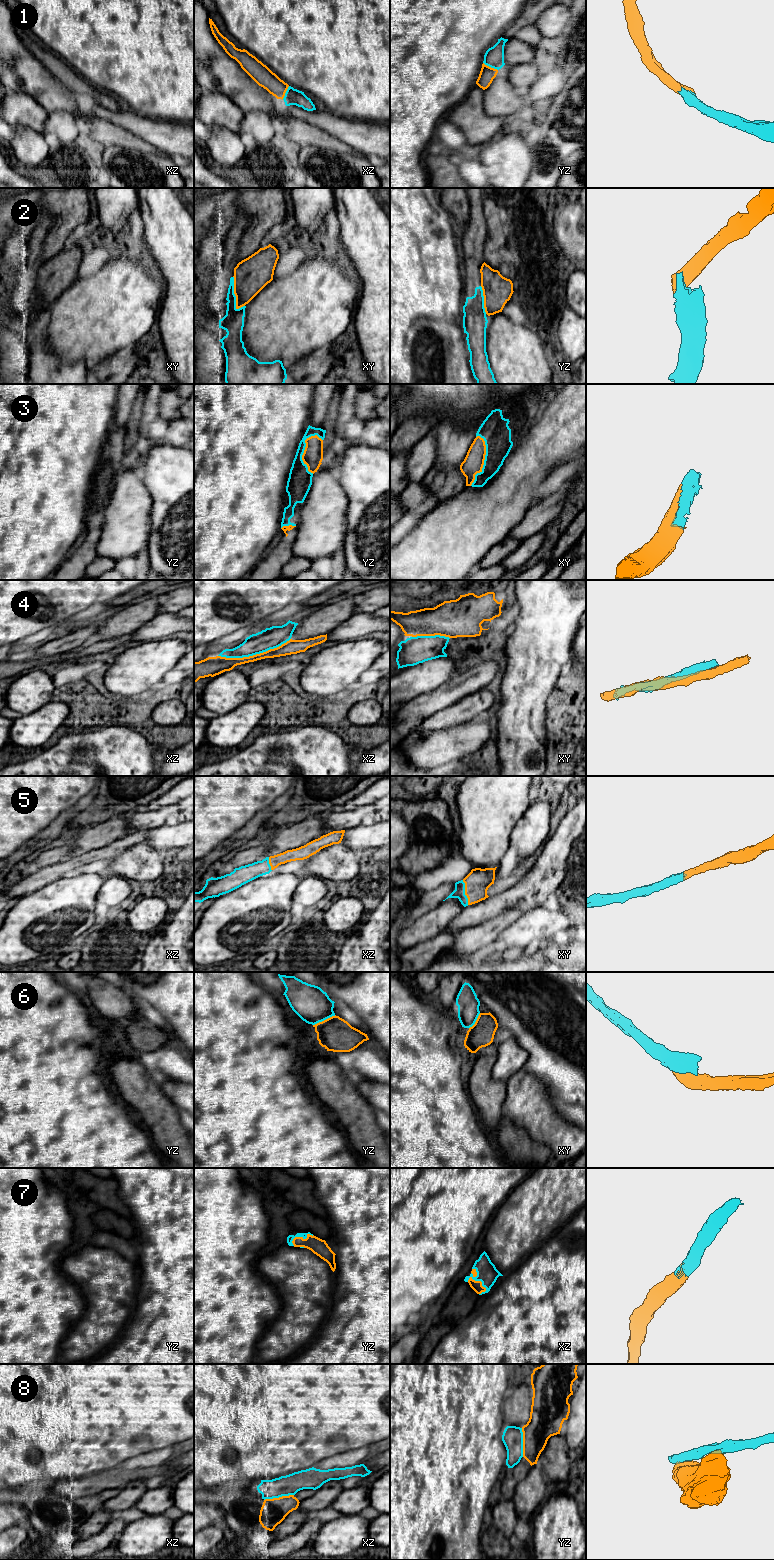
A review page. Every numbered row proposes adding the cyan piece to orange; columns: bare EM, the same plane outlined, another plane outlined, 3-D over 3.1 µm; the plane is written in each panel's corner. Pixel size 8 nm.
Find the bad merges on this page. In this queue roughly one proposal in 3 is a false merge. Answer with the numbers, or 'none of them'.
2, 4, 6, 8

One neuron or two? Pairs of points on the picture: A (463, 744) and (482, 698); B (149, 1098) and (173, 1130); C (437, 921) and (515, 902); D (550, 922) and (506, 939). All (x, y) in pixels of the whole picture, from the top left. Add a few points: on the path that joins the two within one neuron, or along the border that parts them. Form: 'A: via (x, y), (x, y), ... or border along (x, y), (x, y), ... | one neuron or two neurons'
A: border along (484, 713), (451, 727) | two neurons
B: via (150, 1106), (165, 1122) | one neuron
C: border along (464, 907), (448, 924), (447, 932) | two neurons
D: via (539, 924), (533, 925), (517, 934) | one neuron

